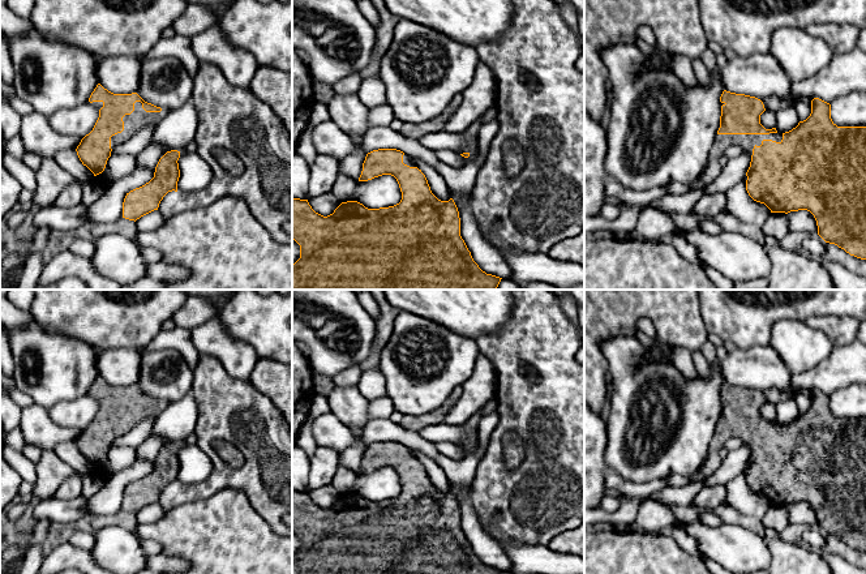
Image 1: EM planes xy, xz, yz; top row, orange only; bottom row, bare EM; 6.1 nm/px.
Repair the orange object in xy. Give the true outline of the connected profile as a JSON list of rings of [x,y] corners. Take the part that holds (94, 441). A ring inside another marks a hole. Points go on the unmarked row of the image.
[[[100,376],[91,385],[89,394],[98,400],[99,410],[76,444],[94,468],[104,463],[115,440],[146,417],[158,416],[170,404],[168,400],[145,394],[137,385],[113,386]]]

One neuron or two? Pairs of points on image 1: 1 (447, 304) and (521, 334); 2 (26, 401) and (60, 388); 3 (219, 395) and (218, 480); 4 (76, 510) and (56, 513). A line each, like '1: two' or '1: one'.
1: two
2: two
3: one
4: one

